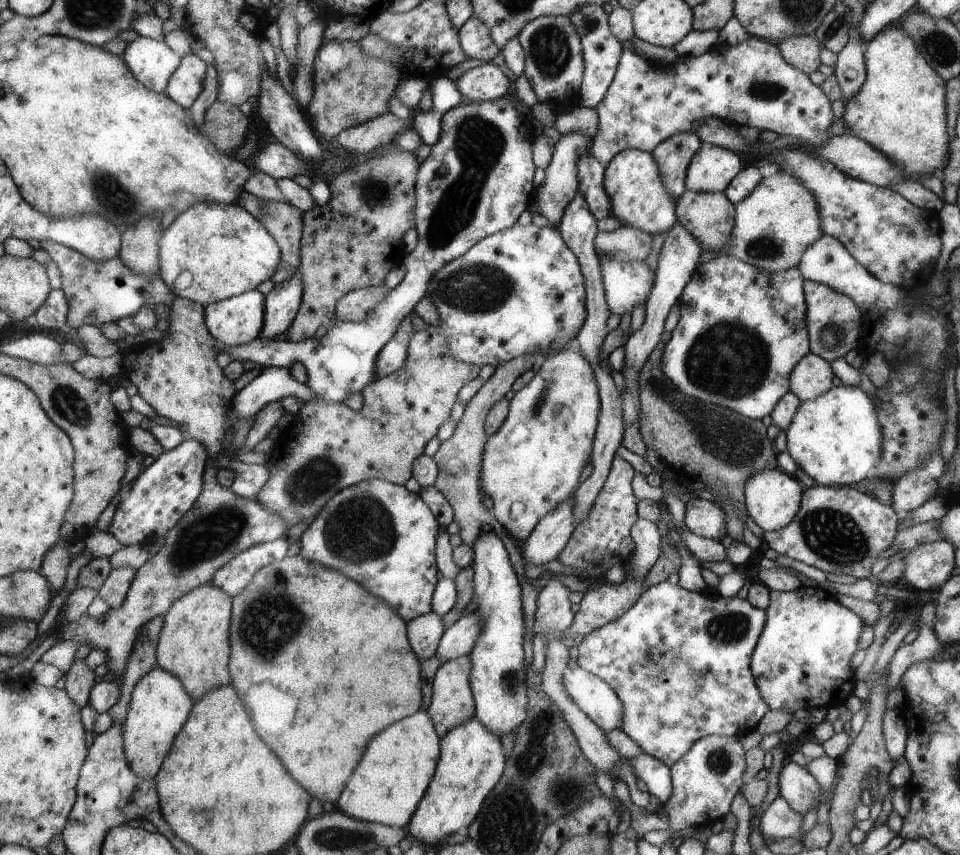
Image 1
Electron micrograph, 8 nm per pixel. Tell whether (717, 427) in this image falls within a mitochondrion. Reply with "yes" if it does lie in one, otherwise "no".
no

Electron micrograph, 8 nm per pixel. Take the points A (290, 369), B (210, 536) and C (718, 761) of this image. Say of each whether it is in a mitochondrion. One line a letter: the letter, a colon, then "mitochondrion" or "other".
A: other
B: mitochondrion
C: mitochondrion

